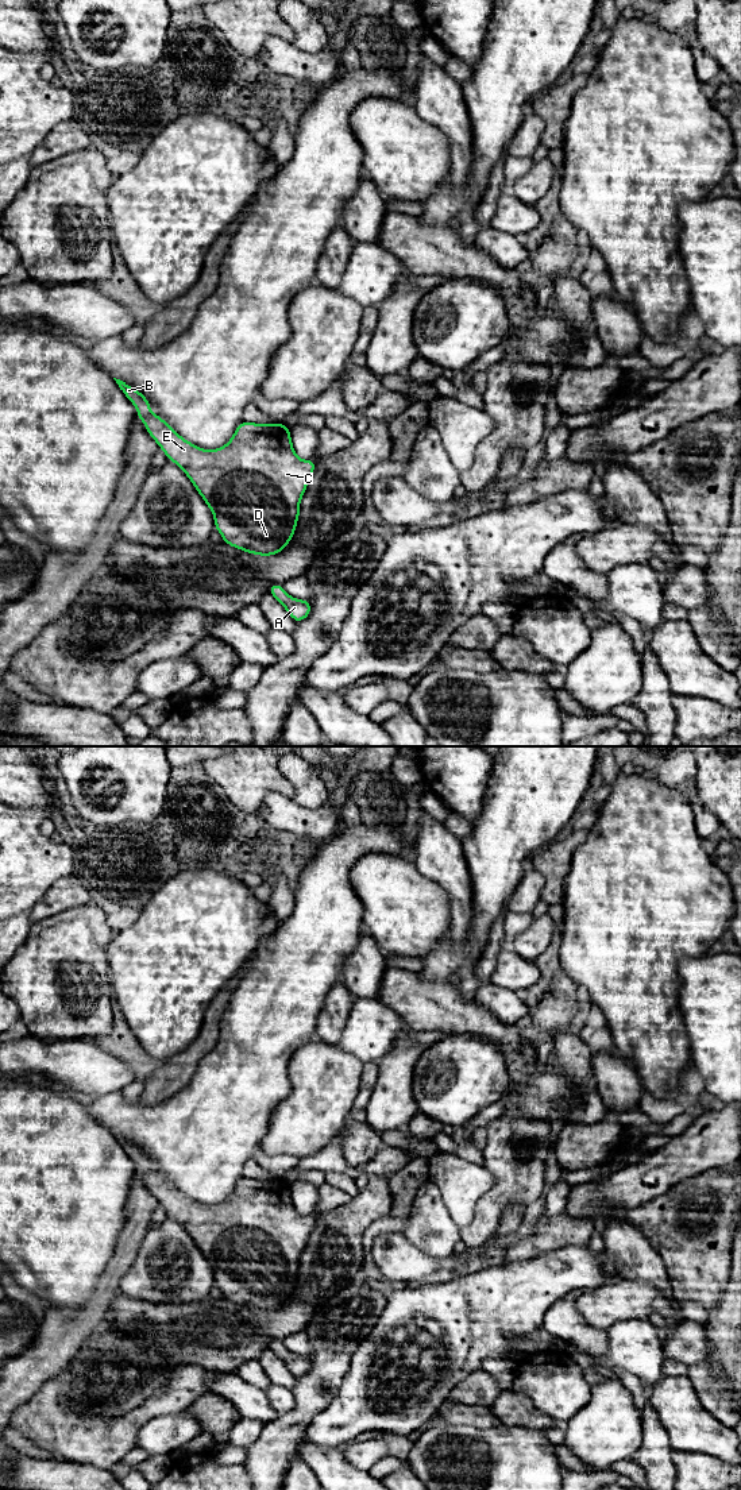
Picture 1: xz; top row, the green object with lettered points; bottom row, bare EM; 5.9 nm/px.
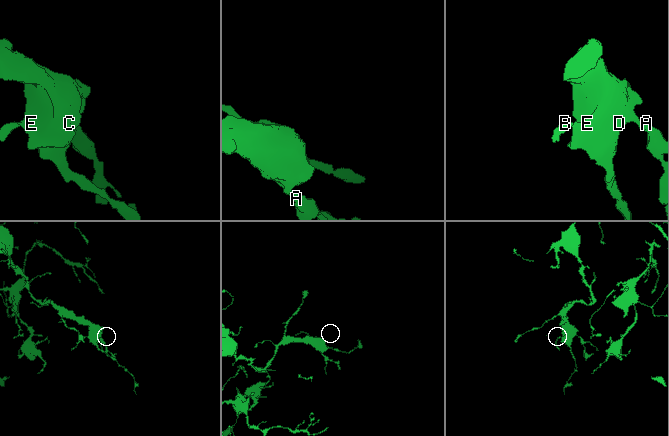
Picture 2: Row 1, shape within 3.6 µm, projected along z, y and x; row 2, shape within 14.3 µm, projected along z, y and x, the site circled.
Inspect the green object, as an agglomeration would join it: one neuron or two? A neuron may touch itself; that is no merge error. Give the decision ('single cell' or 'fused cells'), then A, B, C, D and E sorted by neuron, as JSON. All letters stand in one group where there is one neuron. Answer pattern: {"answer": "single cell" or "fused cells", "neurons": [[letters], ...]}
{"answer": "single cell", "neurons": [["A", "B", "C", "D", "E"]]}

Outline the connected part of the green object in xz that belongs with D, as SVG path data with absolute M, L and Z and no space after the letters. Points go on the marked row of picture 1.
M113 379L136 408L138 418L144 422L148 435L165 451L166 459L174 462L186 474L209 506L215 517L215 529L220 532L224 543L260 556L279 553L289 545L290 539L296 533L300 517L300 502L314 471L316 460L301 460L296 455L290 429L285 424L274 422L263 425L242 421L225 445L217 449L202 449L181 437L162 417L153 413L148 399L140 391L120 379Z

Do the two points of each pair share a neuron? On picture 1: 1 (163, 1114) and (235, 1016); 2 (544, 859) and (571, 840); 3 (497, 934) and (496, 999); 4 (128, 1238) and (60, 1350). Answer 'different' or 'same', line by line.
1: same
2: same
3: same
4: same

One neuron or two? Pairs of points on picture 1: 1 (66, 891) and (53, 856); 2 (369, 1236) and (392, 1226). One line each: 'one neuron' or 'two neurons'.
1: two neurons
2: one neuron

